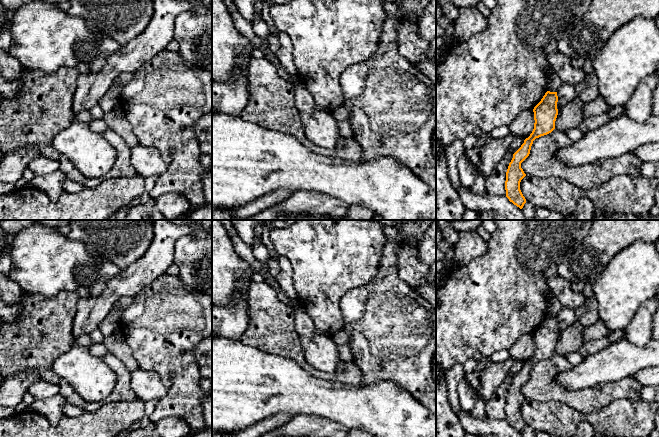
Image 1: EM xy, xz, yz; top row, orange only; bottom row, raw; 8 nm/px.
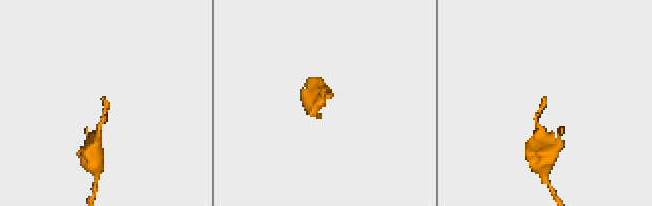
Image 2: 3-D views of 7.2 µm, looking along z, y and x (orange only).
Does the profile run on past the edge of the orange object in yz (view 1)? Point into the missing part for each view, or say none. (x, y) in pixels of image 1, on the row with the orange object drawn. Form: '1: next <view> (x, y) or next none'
1: next none

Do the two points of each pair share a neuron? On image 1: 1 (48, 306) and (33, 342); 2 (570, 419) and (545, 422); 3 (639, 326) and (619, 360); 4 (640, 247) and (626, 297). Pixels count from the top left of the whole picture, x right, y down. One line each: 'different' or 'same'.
1: same
2: same
3: different
4: same

